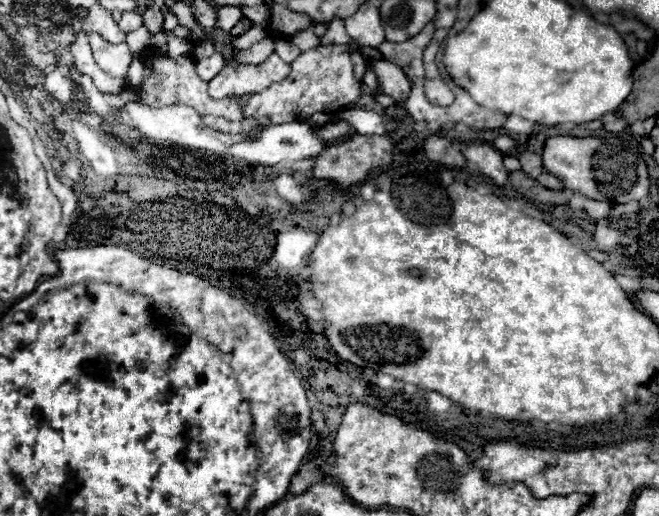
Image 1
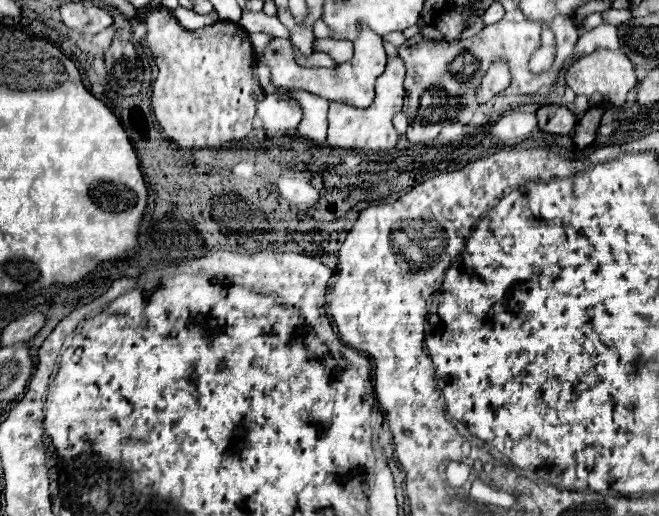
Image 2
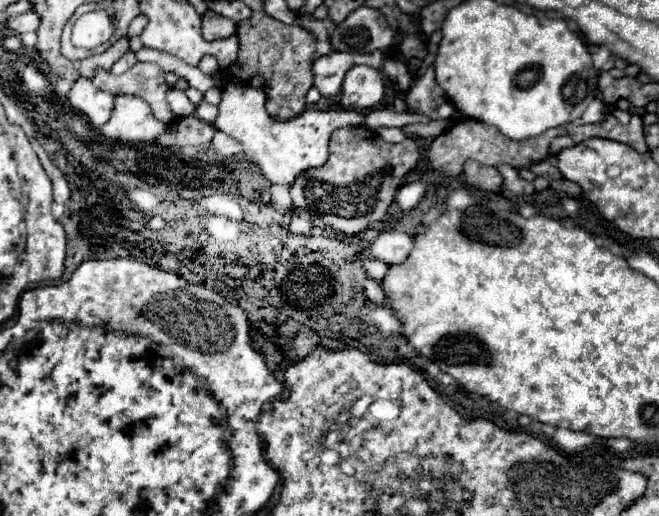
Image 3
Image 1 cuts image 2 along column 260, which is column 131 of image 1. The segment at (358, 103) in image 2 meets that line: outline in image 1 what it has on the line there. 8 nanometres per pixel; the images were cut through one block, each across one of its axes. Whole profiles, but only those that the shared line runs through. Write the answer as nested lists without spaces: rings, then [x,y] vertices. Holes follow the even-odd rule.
[[[96,32],[88,34],[88,42],[90,42],[92,56],[94,56],[96,64],[100,66],[100,70],[110,74],[112,78],[124,78],[126,76],[126,70],[132,62],[132,52],[124,42],[122,44],[110,44]]]

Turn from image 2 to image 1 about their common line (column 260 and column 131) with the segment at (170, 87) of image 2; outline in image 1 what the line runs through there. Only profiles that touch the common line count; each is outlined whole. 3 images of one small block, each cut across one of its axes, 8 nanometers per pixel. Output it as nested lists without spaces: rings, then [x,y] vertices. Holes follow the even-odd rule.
[[[146,52],[144,54],[146,58],[146,78],[142,82],[140,88],[126,88],[124,92],[120,94],[106,94],[106,102],[114,108],[114,110],[120,110],[126,102],[134,100],[134,102],[140,102],[140,104],[146,104],[146,106],[154,106],[154,108],[162,108],[162,106],[172,106],[172,104],[186,104],[186,106],[192,106],[194,110],[198,110],[198,114],[214,114],[214,116],[222,116],[226,118],[228,122],[242,122],[244,120],[244,114],[242,114],[242,106],[234,100],[234,98],[222,98],[222,100],[214,100],[210,98],[208,94],[208,84],[202,82],[198,76],[196,76],[196,70],[194,70],[194,62],[186,56],[182,58],[156,58],[154,54]]]

